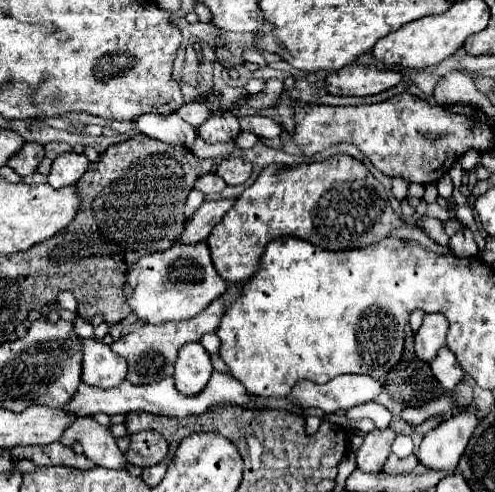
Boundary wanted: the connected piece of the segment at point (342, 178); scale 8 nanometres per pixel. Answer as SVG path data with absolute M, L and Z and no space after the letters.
M336 155L292 169L283 167L275 163L266 167L208 235L206 243L212 253L212 263L228 283L244 283L250 279L258 267L262 247L276 237L294 235L326 251L346 251L378 243L402 225L402 219L388 205L382 183L364 163L350 155Z

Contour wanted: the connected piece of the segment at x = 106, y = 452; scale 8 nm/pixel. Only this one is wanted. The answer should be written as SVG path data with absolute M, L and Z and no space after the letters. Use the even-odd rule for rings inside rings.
M94 417L74 419L62 433L60 443L64 443L66 447L80 443L86 457L106 469L126 469L128 465L126 455L118 449L116 437L112 435L110 427L100 425Z

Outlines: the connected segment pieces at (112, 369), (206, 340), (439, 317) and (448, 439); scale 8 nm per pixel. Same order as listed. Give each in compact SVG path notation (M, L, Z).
M96 339L82 341L82 383L92 387L118 387L126 379L126 359Z
M208 333L200 339L200 343L204 345L204 349L210 353L210 355L218 355L218 349L220 349L220 339L216 333Z
M426 313L422 327L414 335L414 351L422 361L430 361L446 345L448 319L442 313Z
M472 411L444 419L436 429L424 435L418 449L418 461L430 469L456 469L476 425L478 417Z

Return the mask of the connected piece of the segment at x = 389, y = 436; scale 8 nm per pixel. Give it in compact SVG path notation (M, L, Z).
M390 427L386 429L374 429L364 437L364 443L356 455L358 469L362 471L382 471L382 465L386 457L390 455L390 445L396 439L396 431Z

